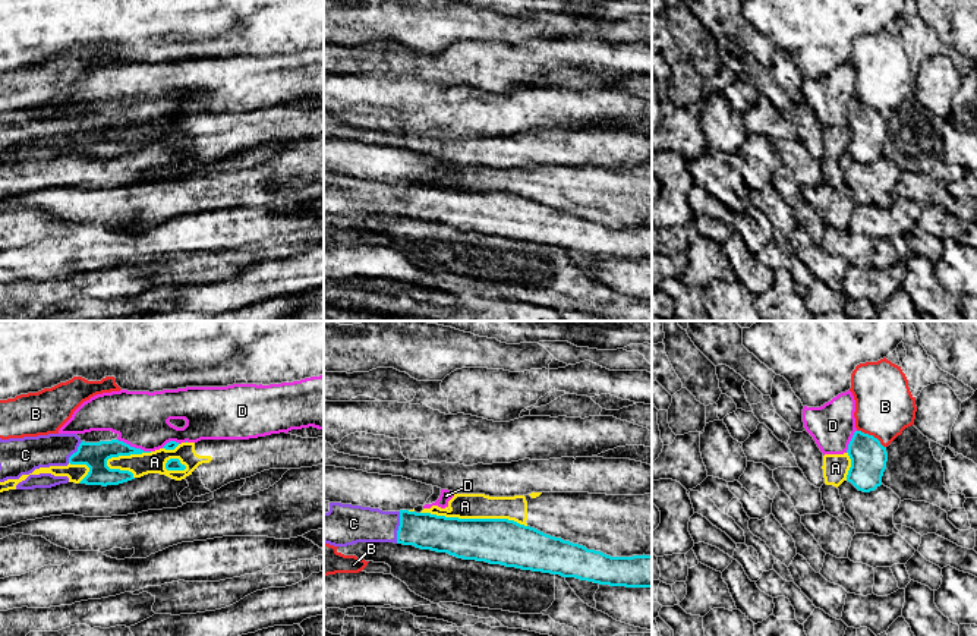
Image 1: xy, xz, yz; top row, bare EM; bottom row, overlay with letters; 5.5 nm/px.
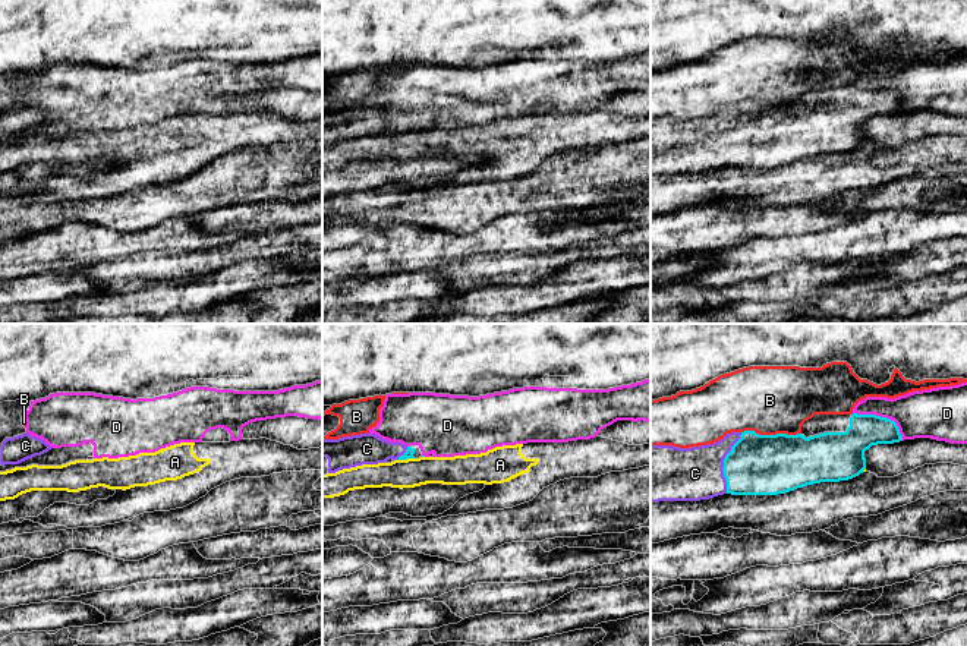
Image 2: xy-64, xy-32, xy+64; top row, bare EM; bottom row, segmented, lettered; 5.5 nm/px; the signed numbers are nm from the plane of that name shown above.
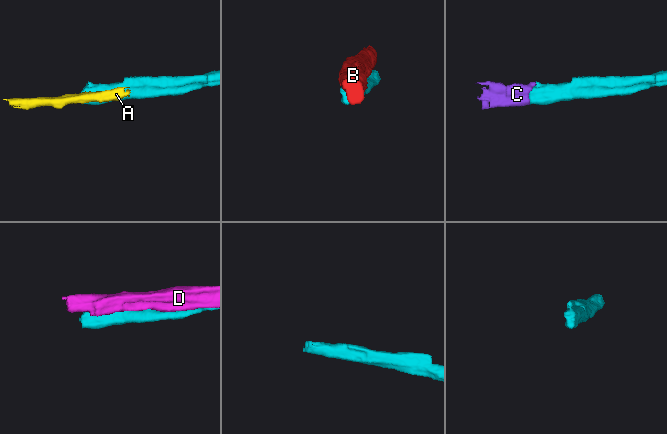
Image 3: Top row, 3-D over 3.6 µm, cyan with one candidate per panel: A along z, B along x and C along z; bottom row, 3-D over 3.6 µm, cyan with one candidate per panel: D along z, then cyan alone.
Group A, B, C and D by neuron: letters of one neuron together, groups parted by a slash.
A / B / C / D

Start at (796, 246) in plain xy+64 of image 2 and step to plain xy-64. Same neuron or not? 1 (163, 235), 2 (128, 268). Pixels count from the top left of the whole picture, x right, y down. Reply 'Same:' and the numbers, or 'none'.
Same: 1

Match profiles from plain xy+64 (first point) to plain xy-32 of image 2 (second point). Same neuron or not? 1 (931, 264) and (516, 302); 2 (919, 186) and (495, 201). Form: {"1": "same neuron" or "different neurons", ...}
{"1": "different neurons", "2": "same neuron"}

